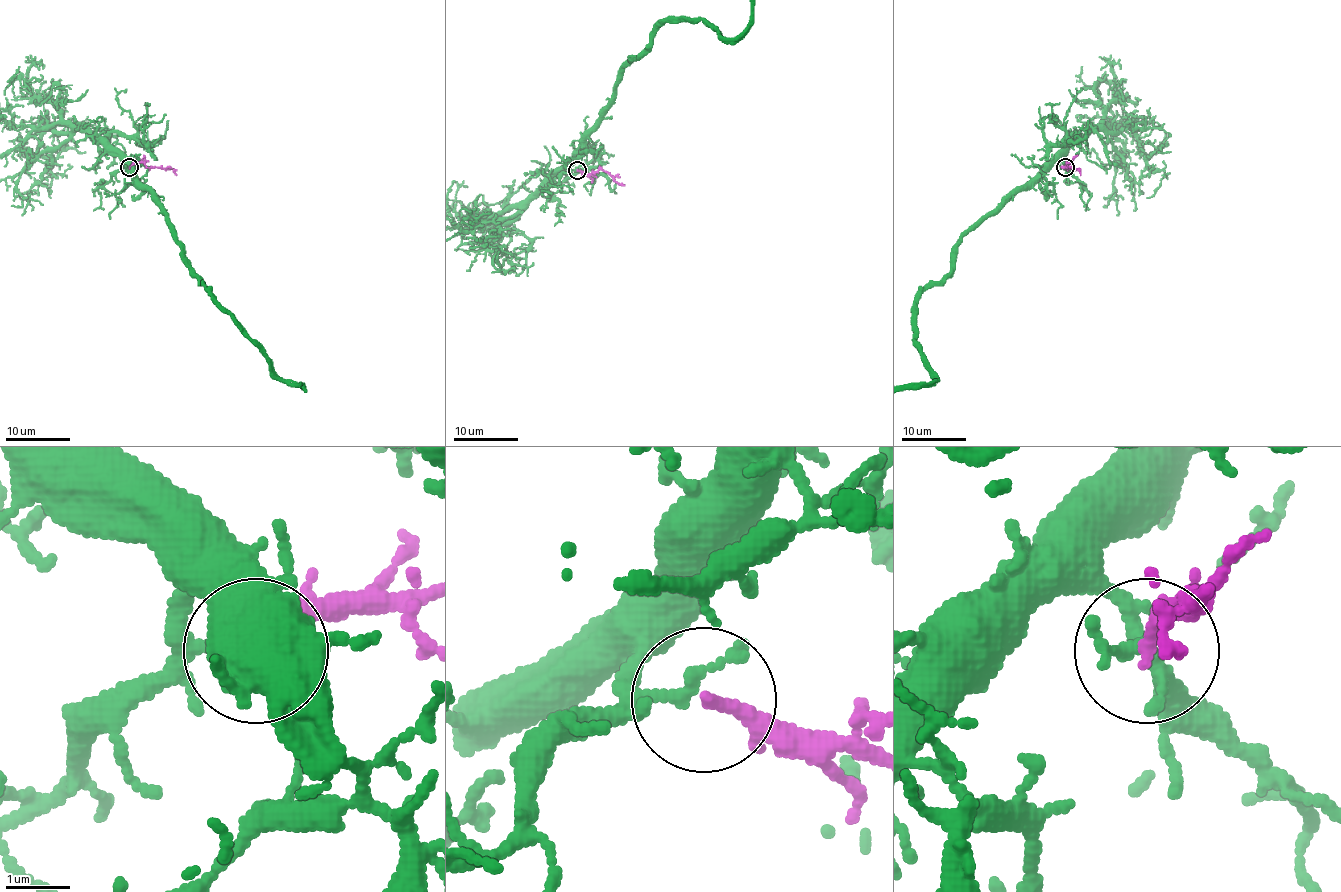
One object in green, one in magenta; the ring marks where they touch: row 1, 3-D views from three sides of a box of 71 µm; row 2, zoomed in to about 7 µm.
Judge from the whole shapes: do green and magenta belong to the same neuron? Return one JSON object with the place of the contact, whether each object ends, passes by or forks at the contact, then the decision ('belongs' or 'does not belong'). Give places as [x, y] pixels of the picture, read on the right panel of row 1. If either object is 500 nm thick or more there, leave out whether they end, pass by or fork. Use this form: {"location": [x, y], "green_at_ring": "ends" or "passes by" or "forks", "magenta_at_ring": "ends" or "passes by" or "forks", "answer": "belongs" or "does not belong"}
{"location": [1065, 167], "green_at_ring": "passes by", "magenta_at_ring": "ends", "answer": "belongs"}

